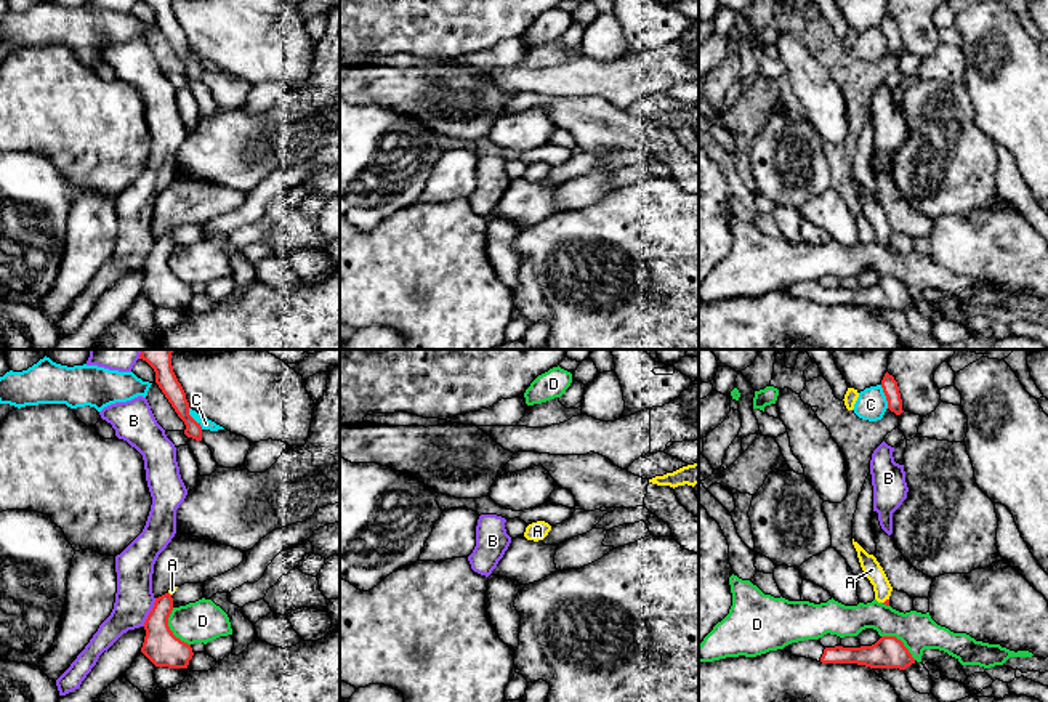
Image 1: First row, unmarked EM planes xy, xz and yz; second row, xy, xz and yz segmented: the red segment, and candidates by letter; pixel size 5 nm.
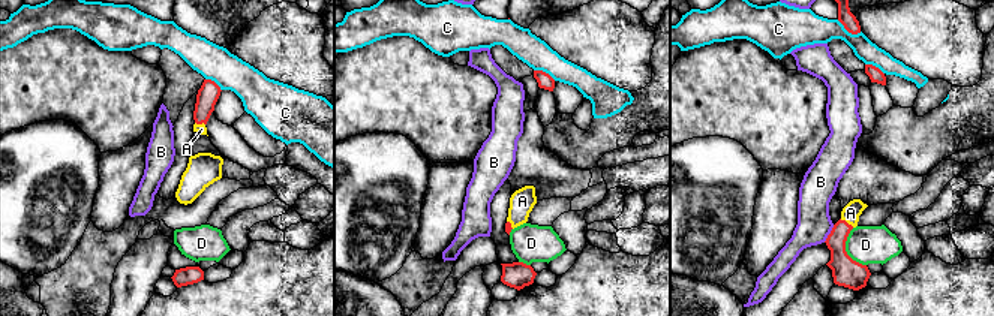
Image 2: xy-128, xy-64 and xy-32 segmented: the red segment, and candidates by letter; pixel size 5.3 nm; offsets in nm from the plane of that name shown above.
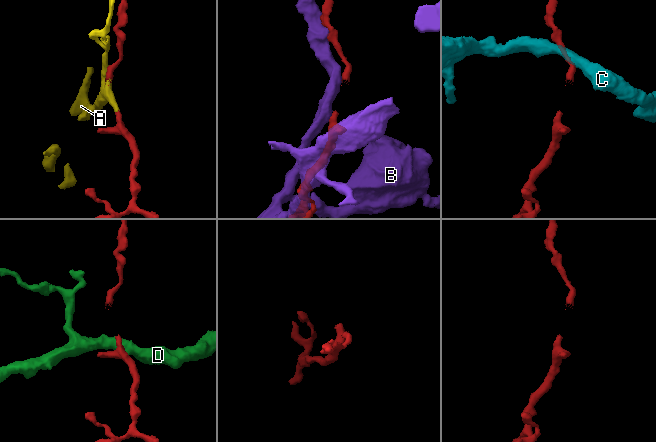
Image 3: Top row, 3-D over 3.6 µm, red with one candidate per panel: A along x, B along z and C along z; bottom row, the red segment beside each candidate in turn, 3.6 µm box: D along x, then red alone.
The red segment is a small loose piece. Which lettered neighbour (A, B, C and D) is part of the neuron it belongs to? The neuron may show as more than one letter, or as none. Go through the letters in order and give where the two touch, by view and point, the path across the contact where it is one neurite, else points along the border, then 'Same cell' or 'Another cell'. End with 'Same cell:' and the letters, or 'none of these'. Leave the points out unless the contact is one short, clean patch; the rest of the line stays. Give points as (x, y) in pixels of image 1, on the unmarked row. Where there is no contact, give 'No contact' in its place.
A: Touches red at yz (885, 242). Same cell
B: Touches red at xy (149, 254). Another cell
C: Touches red at yz (885, 36). Boundary: yz (880, 26), (888, 48). Another cell
D: Touches red at xy (169, 270). Boundary: xy (172, 249), (169, 270), (189, 286). Another cell
Same cell: A

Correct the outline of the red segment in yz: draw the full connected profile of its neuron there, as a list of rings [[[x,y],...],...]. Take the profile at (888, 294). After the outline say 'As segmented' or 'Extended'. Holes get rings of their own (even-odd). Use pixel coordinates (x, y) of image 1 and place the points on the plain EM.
[[[881,277],[875,285],[861,288],[824,288],[819,280],[804,280],[785,287],[784,292],[822,305],[857,305],[870,309],[905,311],[915,305],[909,290],[896,277]]]. Extended

